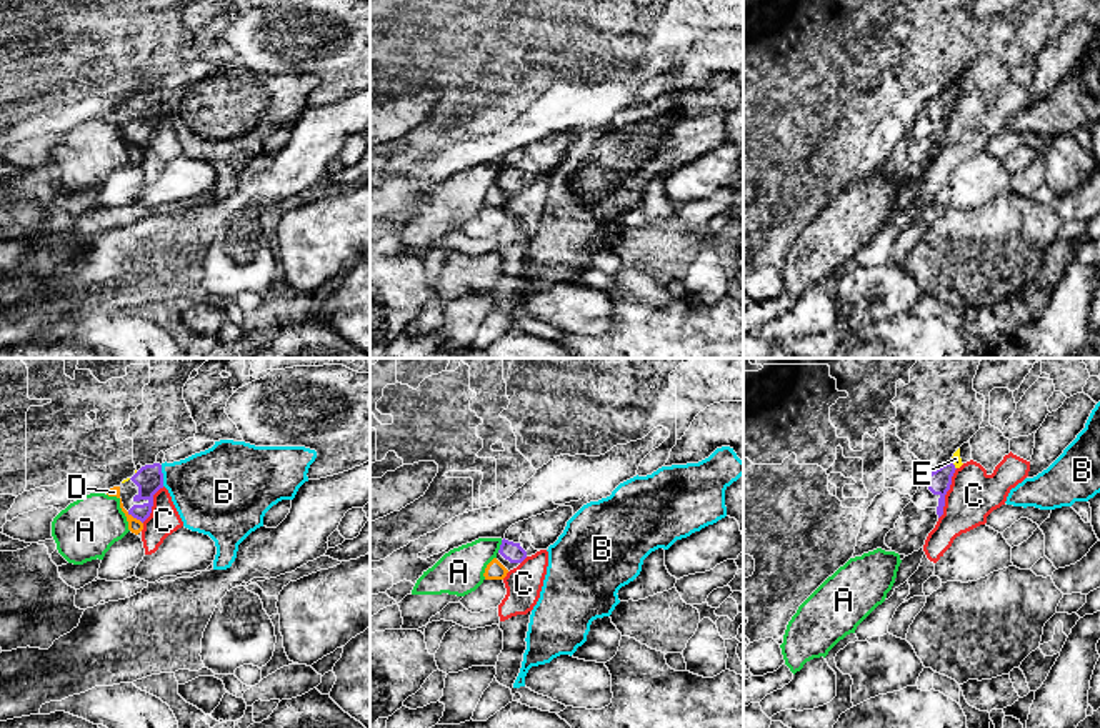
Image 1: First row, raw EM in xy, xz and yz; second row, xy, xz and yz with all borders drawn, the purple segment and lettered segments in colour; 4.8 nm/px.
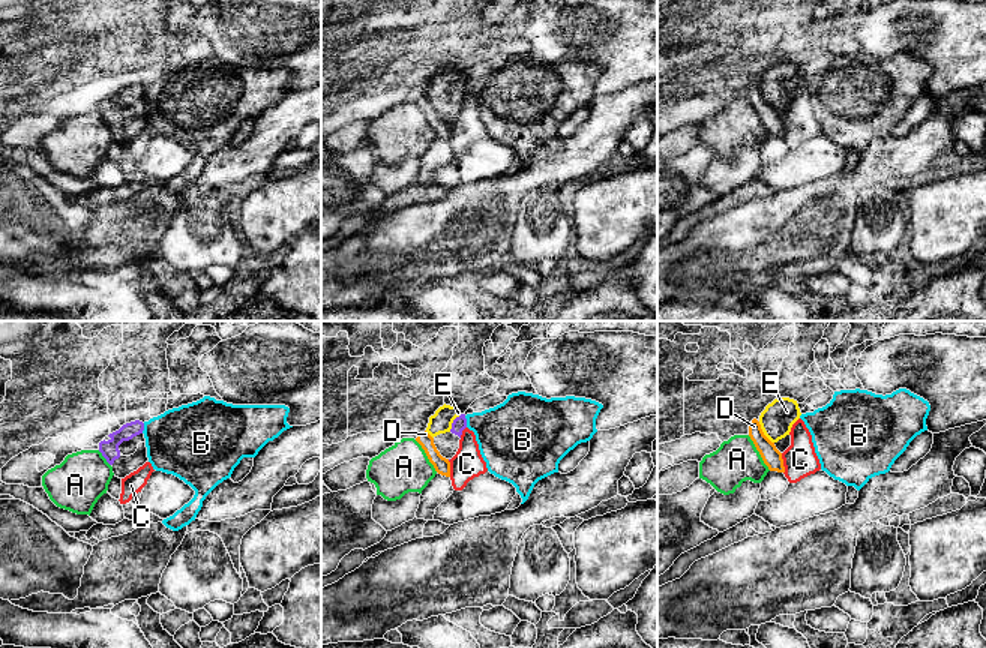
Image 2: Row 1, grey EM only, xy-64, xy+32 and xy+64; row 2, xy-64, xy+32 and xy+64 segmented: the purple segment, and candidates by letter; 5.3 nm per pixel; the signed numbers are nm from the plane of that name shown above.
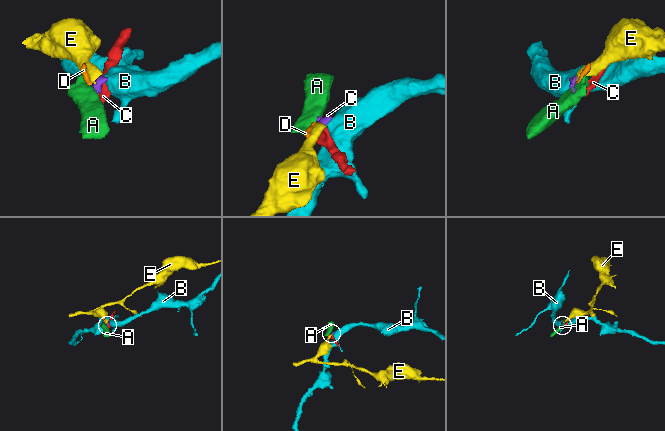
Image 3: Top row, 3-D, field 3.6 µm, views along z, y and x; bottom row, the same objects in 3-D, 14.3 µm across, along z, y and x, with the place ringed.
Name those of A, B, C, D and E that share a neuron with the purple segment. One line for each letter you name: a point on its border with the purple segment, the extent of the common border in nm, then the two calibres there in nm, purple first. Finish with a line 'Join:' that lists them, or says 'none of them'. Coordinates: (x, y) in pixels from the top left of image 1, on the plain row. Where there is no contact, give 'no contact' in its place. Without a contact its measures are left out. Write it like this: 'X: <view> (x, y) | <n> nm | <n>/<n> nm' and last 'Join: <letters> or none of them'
E: yz (954, 92) | 50 nm | 120/50 nm
Join: E

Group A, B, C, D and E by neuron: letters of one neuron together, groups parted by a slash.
A / B / C / D / E

